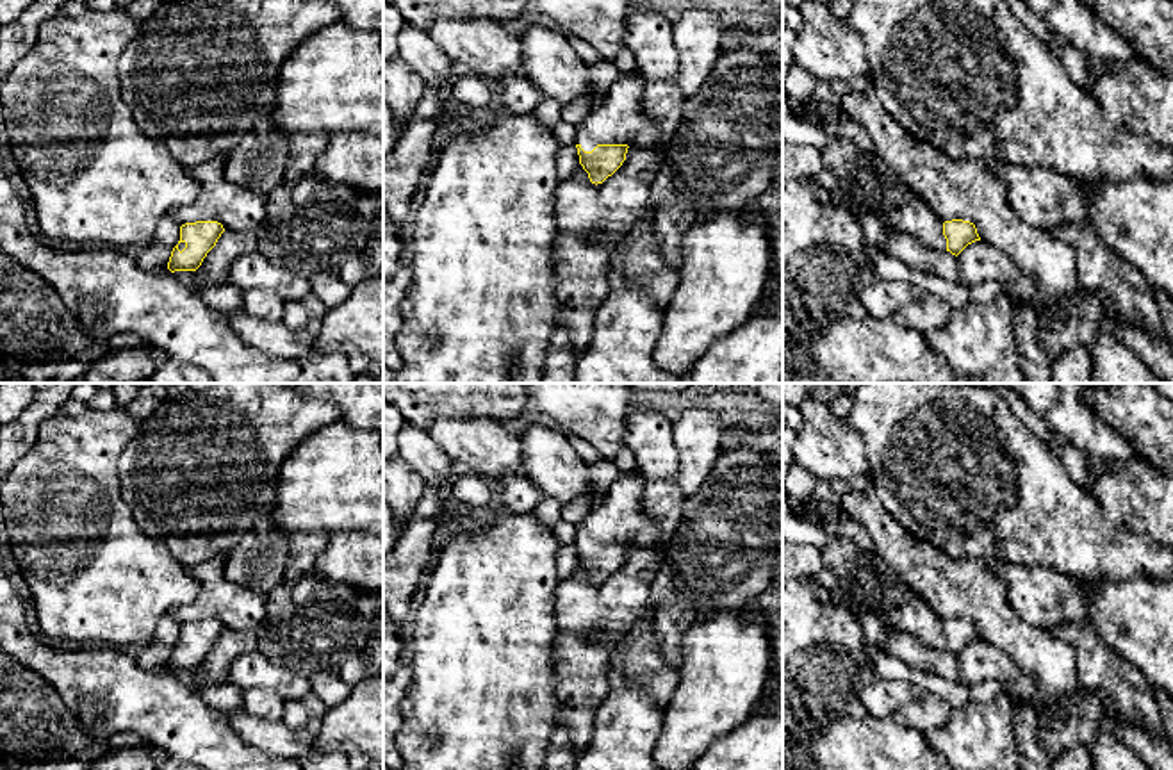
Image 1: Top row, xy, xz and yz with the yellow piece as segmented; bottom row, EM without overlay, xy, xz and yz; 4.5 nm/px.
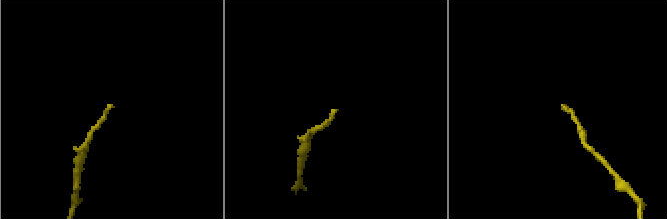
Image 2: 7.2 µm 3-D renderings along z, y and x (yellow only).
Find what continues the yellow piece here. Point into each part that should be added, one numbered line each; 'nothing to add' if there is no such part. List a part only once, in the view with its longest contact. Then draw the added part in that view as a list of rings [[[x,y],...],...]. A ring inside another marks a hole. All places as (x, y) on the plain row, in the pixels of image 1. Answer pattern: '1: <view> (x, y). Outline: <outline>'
1: xz (619, 519). Outline: [[[620,472],[604,492],[601,504],[590,508],[578,526],[578,544],[592,551],[597,544],[628,544],[658,549],[661,529],[644,510],[642,472]]]

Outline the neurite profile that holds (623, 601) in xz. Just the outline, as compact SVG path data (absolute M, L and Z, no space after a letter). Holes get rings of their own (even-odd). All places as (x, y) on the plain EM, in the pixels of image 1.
M629 545L622 565L603 583L592 583L579 563L554 594L560 635L613 633L619 640L651 617L651 579L660 549Z

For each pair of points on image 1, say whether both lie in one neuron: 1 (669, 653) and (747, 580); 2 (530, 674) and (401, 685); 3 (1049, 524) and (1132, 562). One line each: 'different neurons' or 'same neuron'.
1: same neuron
2: different neurons
3: same neuron

